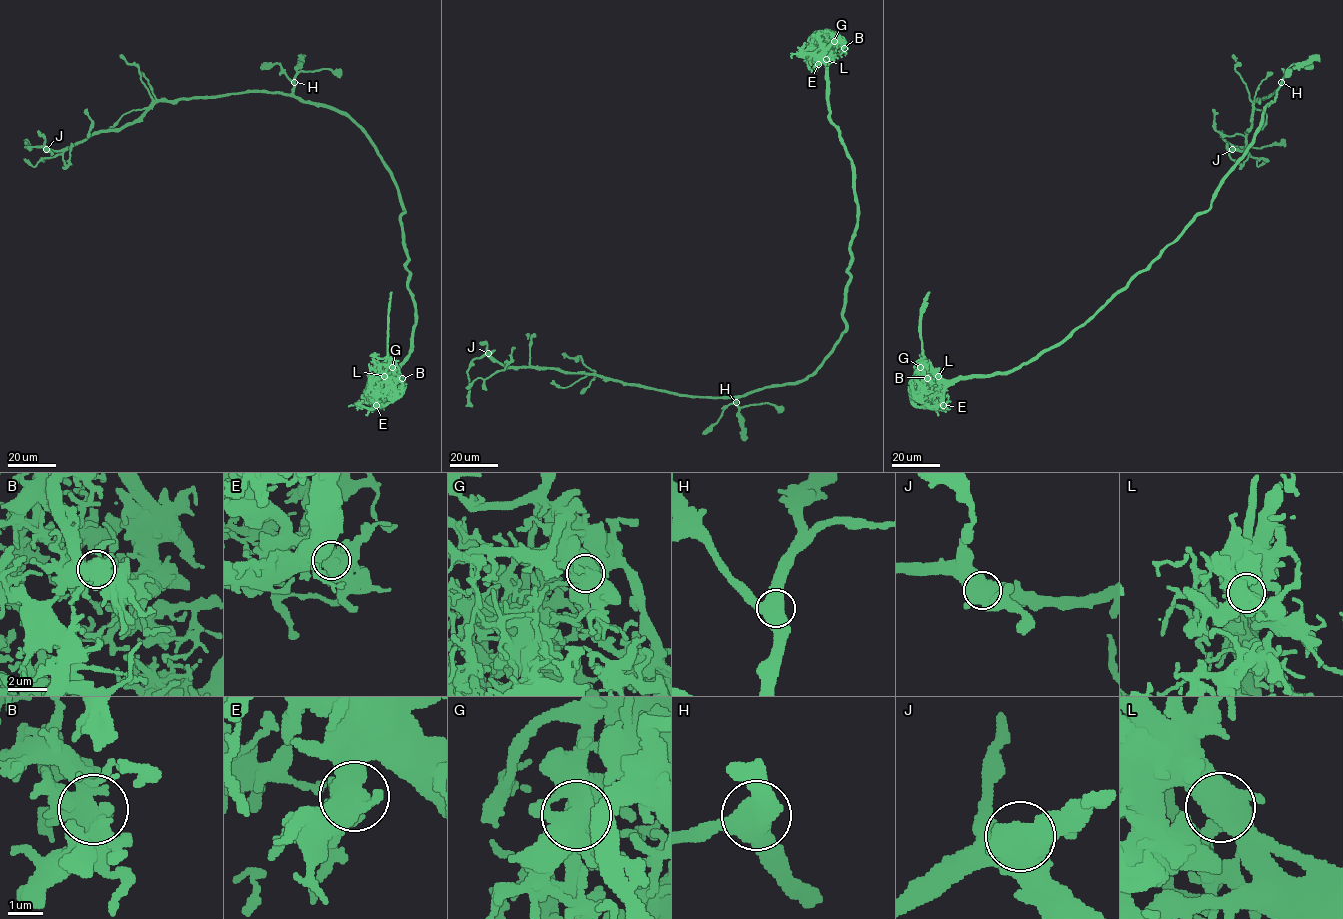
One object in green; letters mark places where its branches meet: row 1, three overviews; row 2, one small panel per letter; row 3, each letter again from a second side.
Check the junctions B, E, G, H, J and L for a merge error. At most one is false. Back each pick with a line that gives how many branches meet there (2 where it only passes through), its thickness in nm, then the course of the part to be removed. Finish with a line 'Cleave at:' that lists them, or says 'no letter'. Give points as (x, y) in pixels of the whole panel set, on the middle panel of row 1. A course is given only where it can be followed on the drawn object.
Cleave at: no letter

